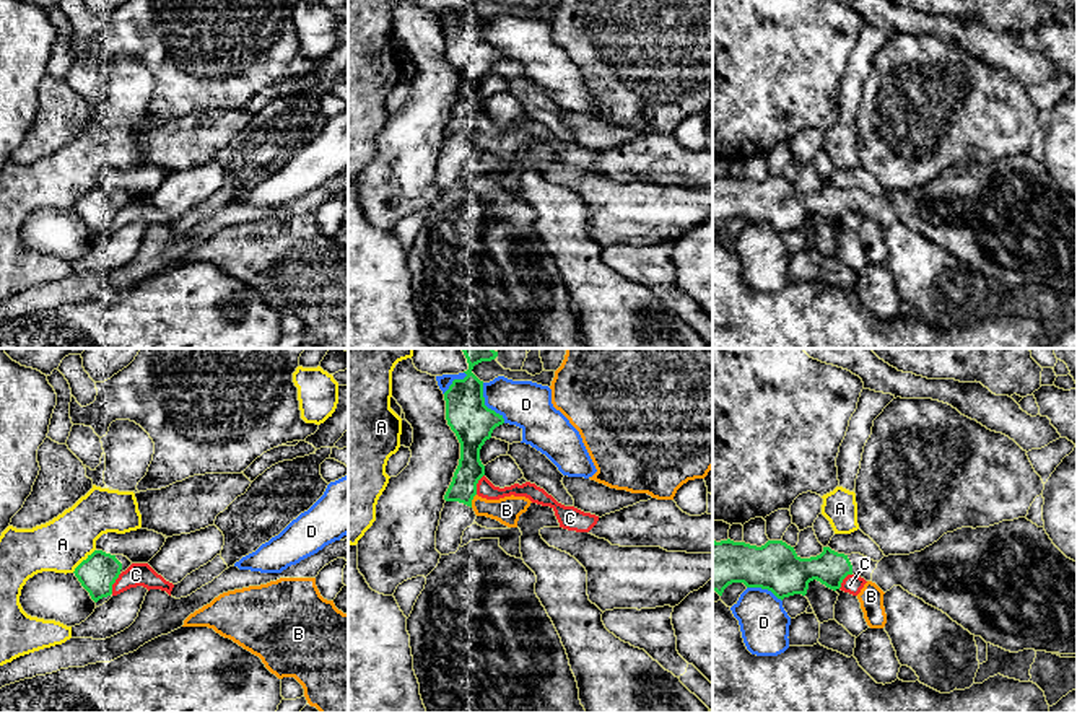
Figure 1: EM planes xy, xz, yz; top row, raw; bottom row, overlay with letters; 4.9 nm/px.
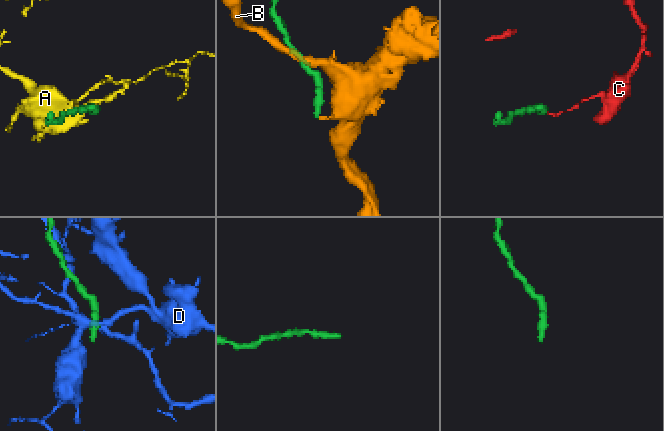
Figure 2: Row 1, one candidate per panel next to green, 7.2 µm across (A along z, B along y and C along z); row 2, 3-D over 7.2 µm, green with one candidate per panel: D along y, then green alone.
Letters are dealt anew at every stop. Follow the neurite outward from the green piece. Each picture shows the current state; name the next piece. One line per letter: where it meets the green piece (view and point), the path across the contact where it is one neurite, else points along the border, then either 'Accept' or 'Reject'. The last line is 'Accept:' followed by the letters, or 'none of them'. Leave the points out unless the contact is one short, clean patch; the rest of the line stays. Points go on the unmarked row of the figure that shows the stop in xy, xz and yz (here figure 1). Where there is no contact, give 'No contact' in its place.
A: Touches green at xy (83, 196). Reject
B: Touches green at xz (472, 134). Reject
C: Touches green at xy (114, 217). Reject
D: Touches green at xz (483, 39). Reject
Accept: none of them

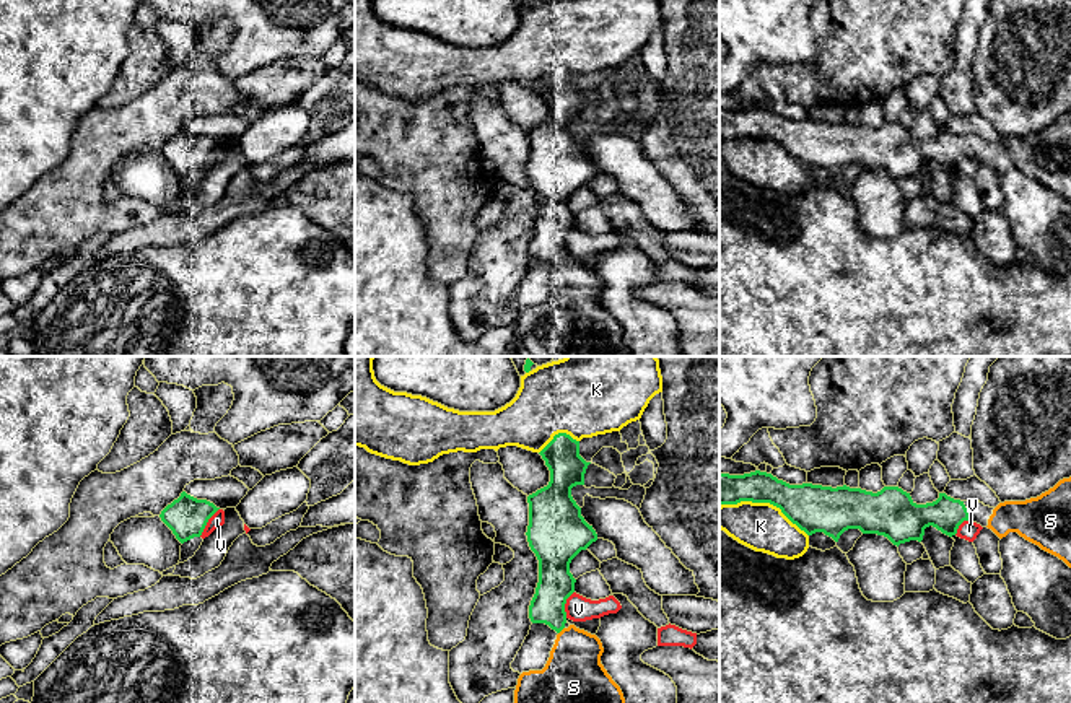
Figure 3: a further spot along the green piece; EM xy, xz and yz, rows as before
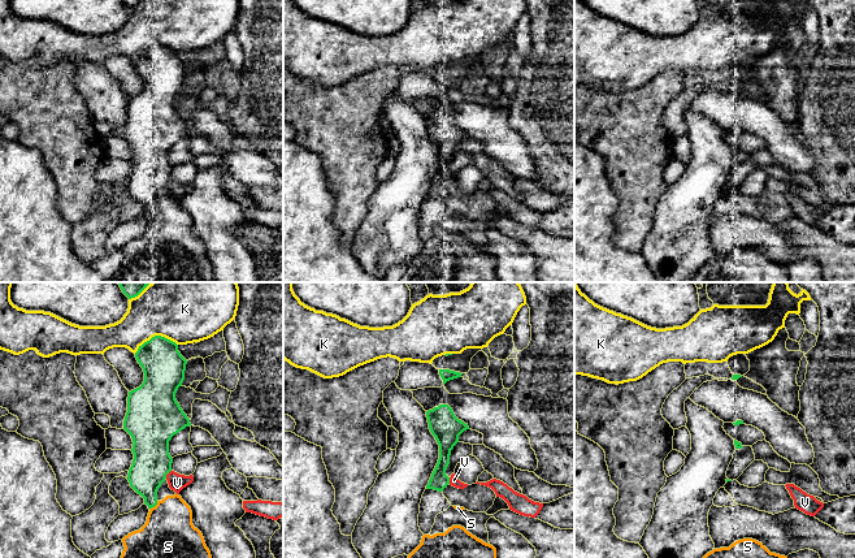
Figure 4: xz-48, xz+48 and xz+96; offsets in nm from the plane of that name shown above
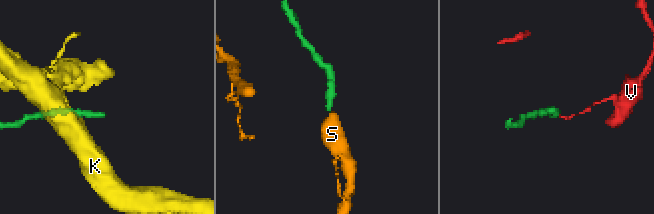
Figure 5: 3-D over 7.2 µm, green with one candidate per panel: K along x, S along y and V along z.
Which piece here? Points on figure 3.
K: Touches green at yz (764, 137). Reject
S: Touches green at xz (562, 264). Accept
V: Touches green at xy (207, 157). Reject
Accept: S

